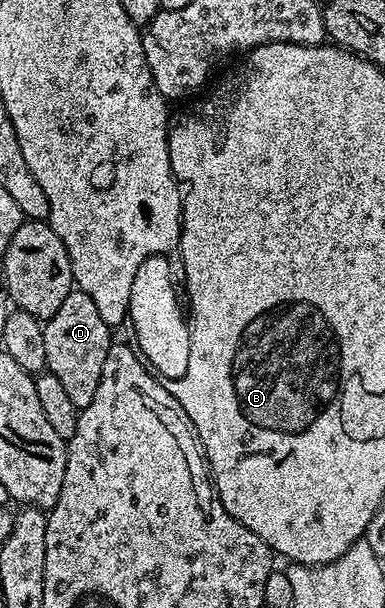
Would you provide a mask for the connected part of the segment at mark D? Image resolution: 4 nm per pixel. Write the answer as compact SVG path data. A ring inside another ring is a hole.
M72 290L63 297L63 305L50 319L44 320L43 346L47 353L45 362L48 374L59 377L63 390L70 401L79 409L91 405L95 401L95 389L99 389L99 381L103 377L103 361L107 361L107 353L111 344L111 328L99 309L87 293Z

